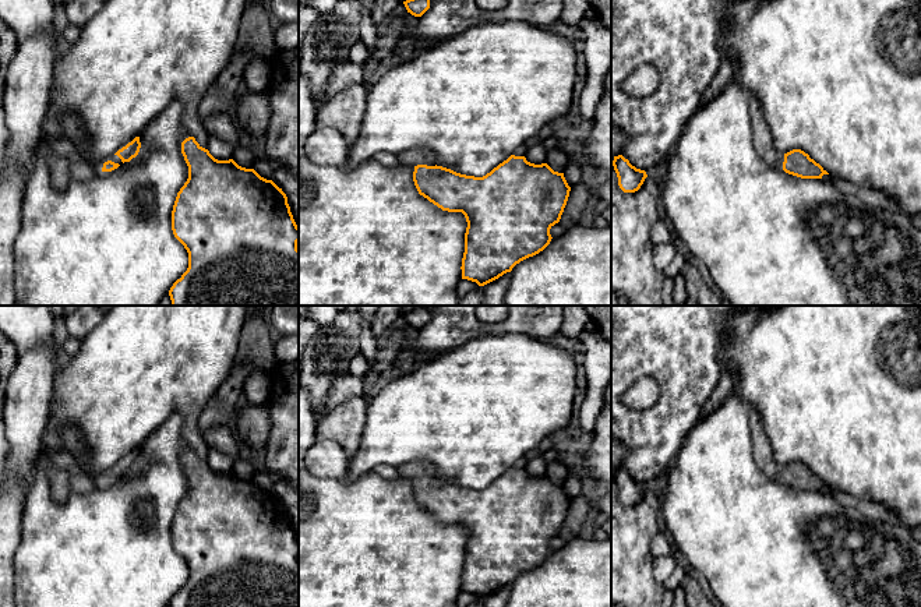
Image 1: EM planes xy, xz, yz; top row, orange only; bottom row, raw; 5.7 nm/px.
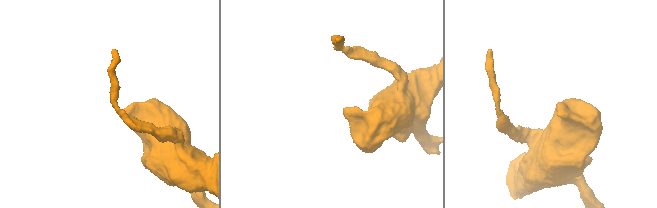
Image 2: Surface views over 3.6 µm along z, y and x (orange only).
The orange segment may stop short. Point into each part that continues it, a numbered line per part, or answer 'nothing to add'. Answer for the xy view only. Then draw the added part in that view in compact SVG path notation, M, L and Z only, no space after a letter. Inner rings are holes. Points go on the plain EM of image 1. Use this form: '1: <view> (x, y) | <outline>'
1: xy (67, 431) | M64 420L57 426L57 437L74 455L78 466L88 476L95 479L102 484L103 476L112 473L114 476L123 477L121 472L117 467L109 470L100 470L93 462L93 456L89 452L89 448L84 444L82 431L70 420Z

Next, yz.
1: yz (762, 450) | M749 406L749 423L752 430L754 455L758 466L769 479L776 481L783 480L784 467L776 460L773 447L763 428L763 419L754 406Z

